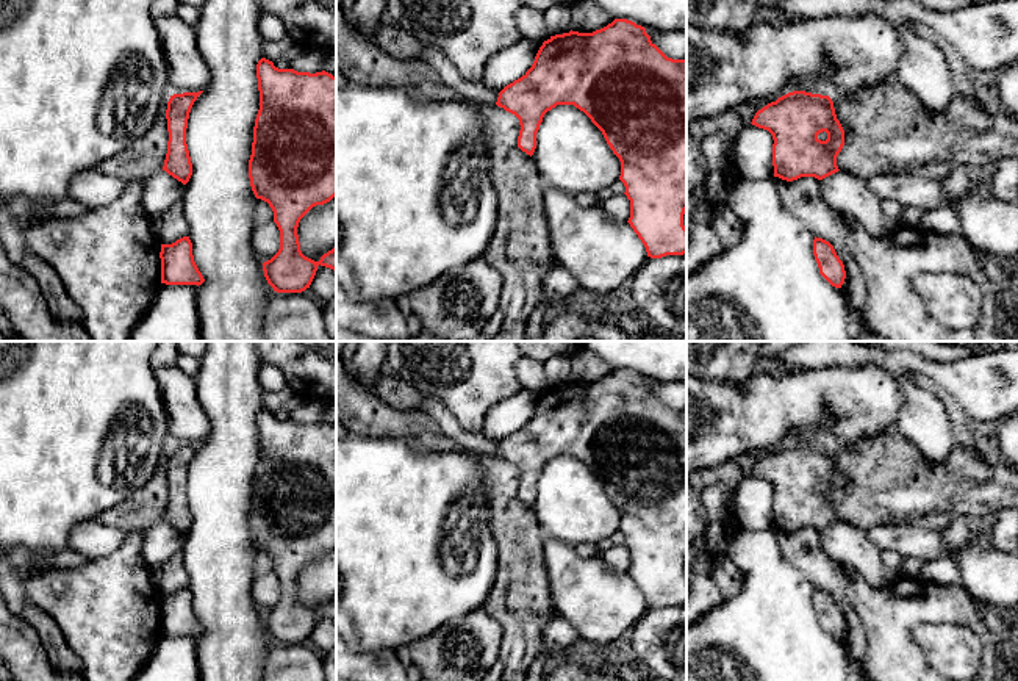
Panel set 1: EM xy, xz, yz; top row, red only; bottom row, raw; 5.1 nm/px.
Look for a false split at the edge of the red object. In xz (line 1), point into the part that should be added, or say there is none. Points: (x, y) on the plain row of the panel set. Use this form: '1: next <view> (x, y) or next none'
1: next none

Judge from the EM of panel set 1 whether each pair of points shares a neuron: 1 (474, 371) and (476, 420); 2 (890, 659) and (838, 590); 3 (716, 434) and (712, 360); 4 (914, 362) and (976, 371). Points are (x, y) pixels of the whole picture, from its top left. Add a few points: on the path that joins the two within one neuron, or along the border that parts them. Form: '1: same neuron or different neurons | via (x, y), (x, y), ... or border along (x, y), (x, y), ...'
1: same neuron | via (474, 384), (474, 407)
2: different neurons | border along (846, 586), (846, 600), (865, 631), (863, 656)
3: different neurons | border along (749, 376), (743, 382), (702, 381)
4: same neuron | via (929, 368), (960, 371)

